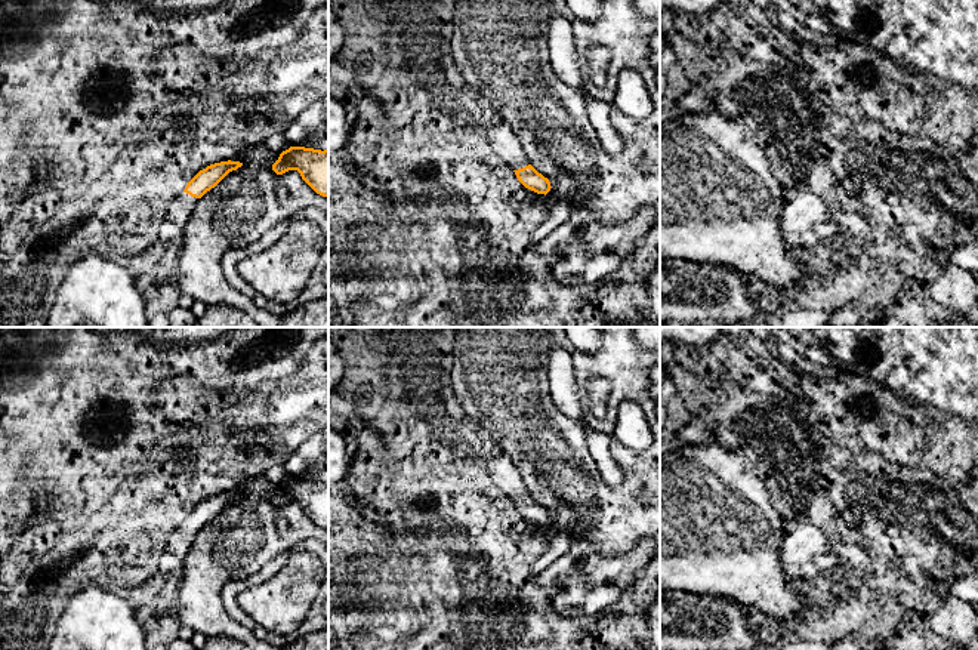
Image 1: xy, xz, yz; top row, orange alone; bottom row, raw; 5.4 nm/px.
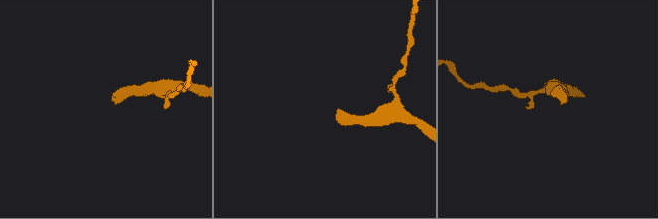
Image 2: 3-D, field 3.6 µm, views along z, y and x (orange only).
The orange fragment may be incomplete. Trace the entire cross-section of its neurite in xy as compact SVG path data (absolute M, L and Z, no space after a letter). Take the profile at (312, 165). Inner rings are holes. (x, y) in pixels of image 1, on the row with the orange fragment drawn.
M290 147L280 154L272 170L277 175L297 170L317 194L328 197L328 150Z

